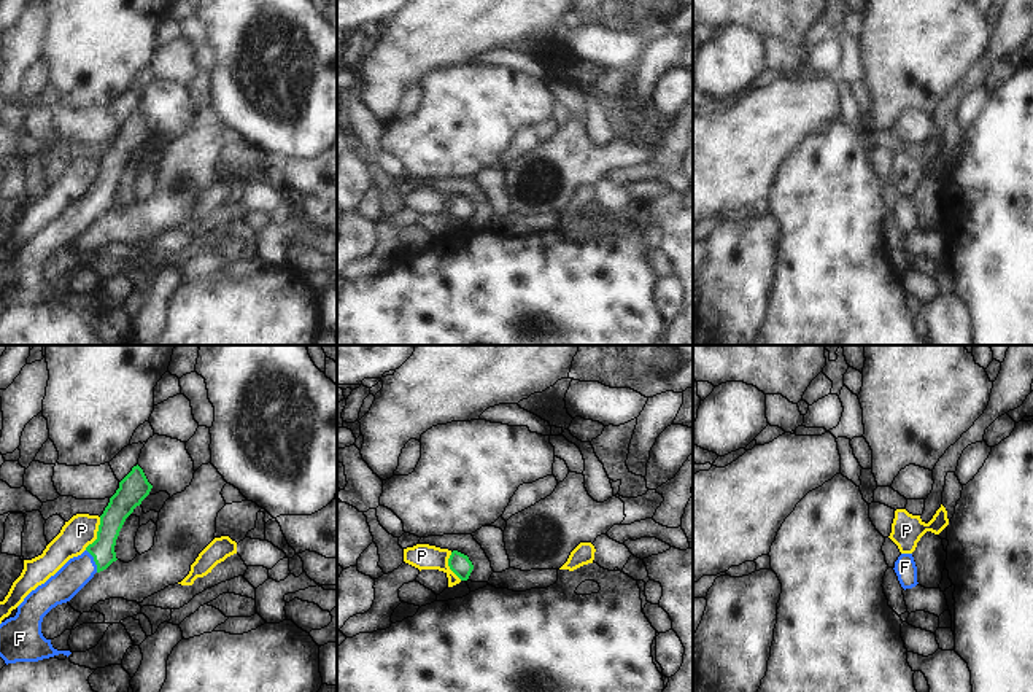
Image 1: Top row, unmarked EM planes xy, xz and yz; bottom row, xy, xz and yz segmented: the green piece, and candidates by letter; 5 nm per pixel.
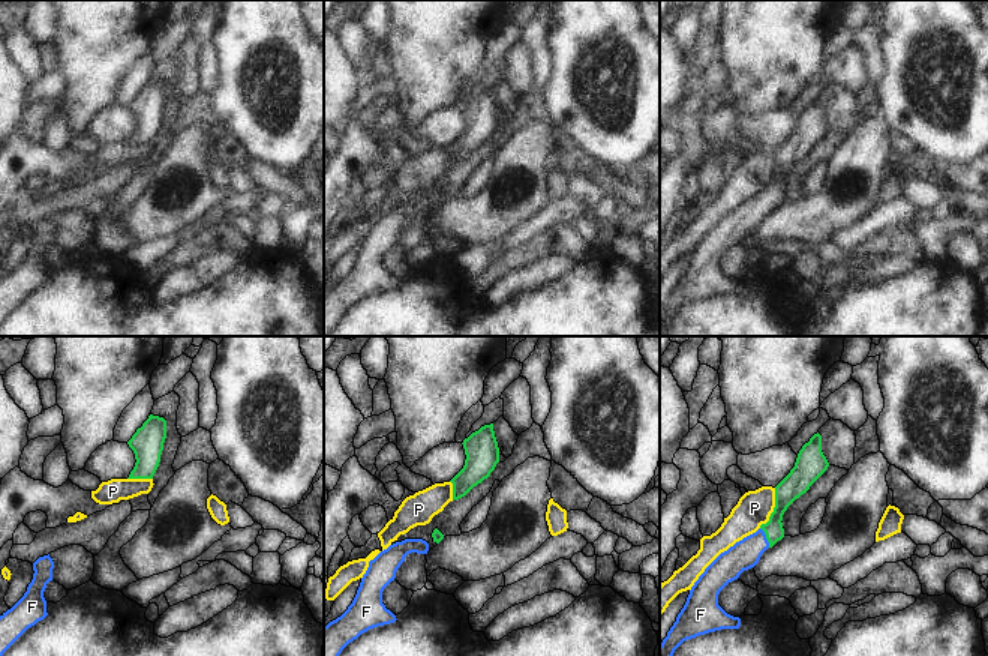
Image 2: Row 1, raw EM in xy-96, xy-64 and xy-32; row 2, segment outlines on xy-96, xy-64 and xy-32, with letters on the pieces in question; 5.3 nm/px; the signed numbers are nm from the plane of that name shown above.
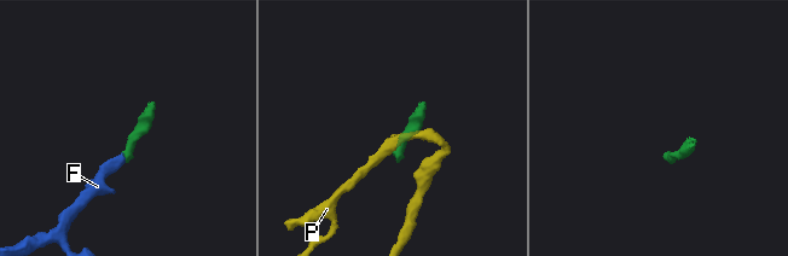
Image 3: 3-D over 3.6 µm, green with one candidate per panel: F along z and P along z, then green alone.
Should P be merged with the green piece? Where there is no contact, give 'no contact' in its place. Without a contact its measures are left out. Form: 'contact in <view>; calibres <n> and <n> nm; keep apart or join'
contact in xy; calibres 140 and 160 nm; keep apart

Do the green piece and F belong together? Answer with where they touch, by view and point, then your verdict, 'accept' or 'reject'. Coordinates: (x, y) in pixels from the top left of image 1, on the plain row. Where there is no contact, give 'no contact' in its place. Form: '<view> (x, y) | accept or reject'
xy (94, 204) | accept

